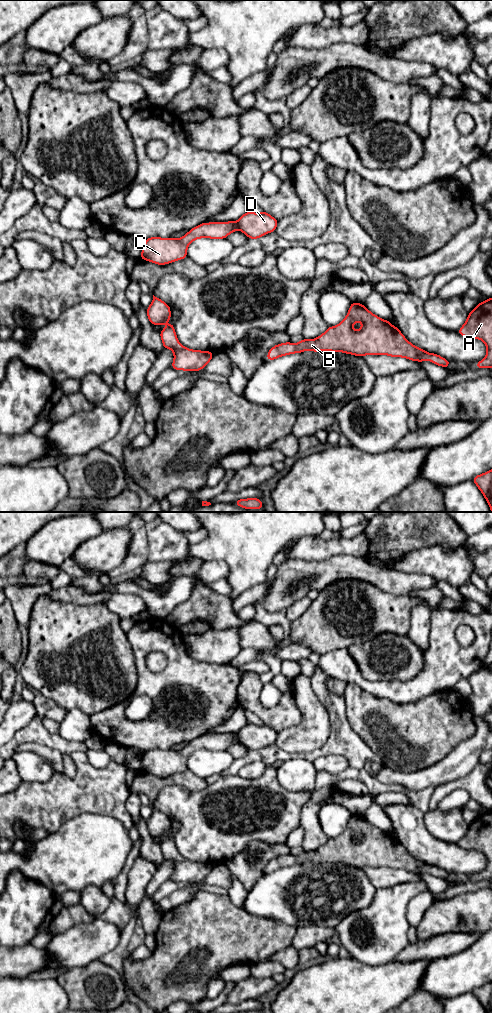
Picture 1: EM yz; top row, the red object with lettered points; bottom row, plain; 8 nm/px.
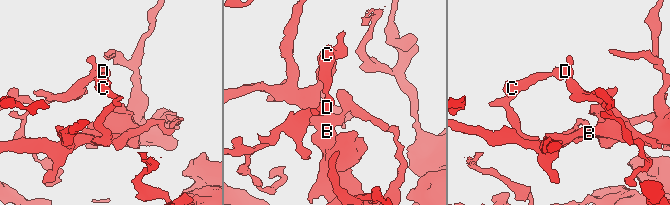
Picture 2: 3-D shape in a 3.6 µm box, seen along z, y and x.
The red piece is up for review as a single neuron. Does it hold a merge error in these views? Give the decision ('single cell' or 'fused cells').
fused cells

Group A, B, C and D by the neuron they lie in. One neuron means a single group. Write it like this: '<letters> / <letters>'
A B C / D

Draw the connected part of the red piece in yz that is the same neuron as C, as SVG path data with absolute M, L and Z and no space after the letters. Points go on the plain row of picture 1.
M236 733L202 735L179 751L150 749L145 752L140 771L165 777L187 769L189 756L198 750L223 751L238 742Z

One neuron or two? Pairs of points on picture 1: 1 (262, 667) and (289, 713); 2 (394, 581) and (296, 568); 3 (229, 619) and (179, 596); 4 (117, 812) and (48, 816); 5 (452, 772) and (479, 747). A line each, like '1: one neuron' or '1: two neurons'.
1: two neurons
2: one neuron
3: two neurons
4: one neuron
5: one neuron

